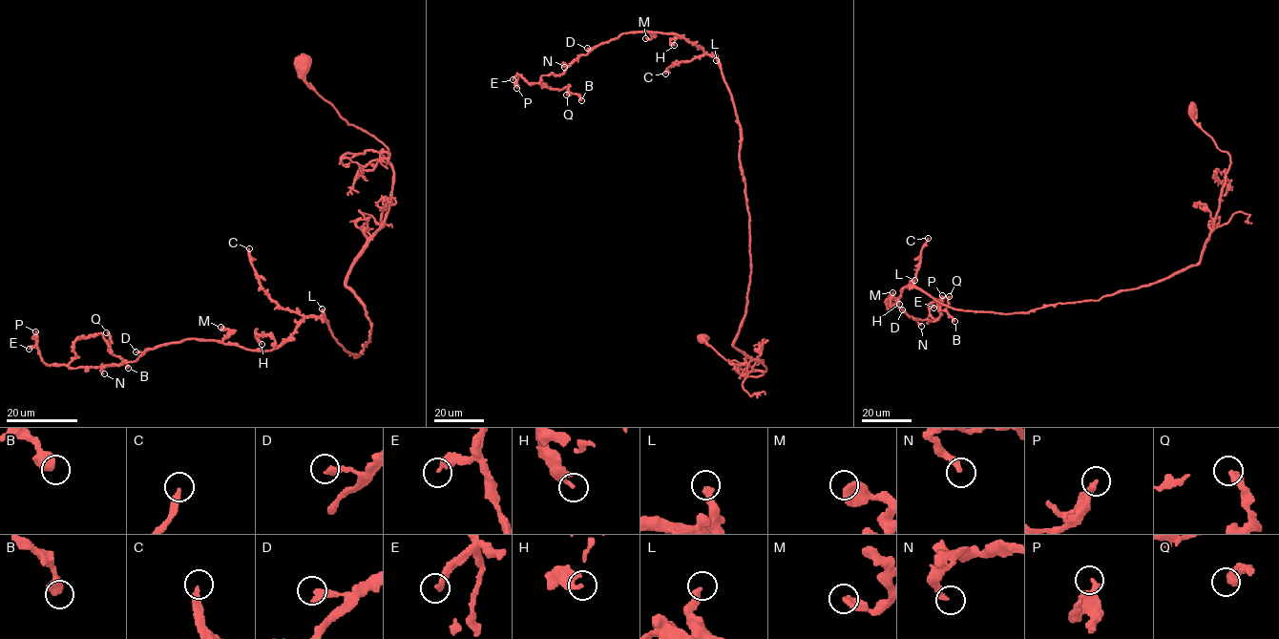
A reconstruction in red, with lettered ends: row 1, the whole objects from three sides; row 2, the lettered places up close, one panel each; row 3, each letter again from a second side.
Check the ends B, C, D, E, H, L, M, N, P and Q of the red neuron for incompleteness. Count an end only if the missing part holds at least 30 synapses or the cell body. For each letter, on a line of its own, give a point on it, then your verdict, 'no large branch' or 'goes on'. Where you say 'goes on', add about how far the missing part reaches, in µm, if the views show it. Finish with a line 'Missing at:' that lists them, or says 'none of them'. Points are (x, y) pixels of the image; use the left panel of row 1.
B: place (128, 368); no large branch
C: place (249, 248); goes on; missing 70 µm
D: place (136, 351); no large branch
E: place (29, 349); no large branch
H: place (262, 344); no large branch
L: place (322, 308); no large branch
M: place (220, 327); no large branch
N: place (104, 373); no large branch
P: place (35, 331); no large branch
Q: place (106, 332); no large branch
Missing at: C

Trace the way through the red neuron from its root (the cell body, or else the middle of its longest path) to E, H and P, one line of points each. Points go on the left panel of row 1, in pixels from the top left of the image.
E: (304, 64), (393, 173), (345, 283), (361, 352), (319, 317), (267, 351), (29, 349)
H: (304, 64), (305, 82), (388, 151), (389, 206), (345, 283), (370, 338), (354, 357), (305, 317), (262, 344)
P: (304, 64), (393, 173), (345, 283), (359, 355), (319, 317), (267, 351), (79, 368), (35, 331)

